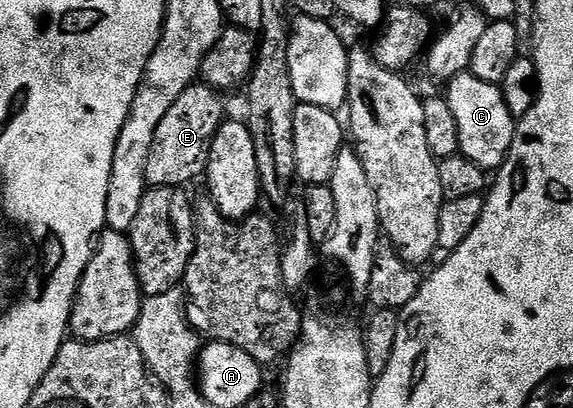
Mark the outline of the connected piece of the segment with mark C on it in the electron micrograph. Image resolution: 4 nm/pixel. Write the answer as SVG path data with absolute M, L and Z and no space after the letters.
M465 73L450 80L446 91L450 110L454 112L454 121L458 121L459 154L474 161L474 165L484 168L485 172L495 172L510 153L518 122L517 116L512 115L506 105L503 90L495 83Z

